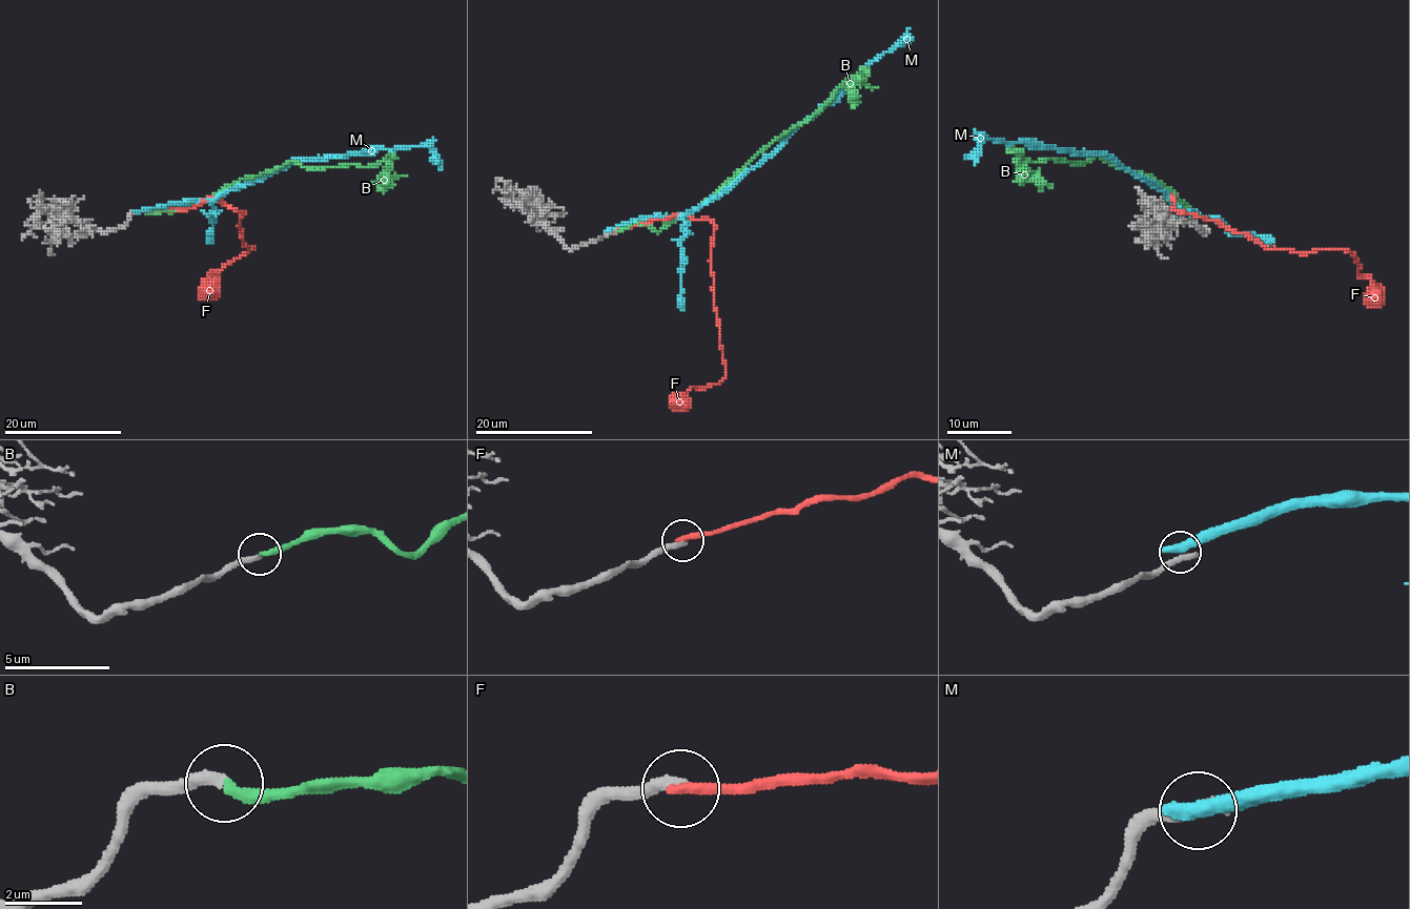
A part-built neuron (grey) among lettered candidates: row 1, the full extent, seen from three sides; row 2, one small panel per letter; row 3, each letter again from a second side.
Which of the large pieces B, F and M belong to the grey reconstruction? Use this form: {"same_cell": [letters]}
{"same_cell": ["B"]}

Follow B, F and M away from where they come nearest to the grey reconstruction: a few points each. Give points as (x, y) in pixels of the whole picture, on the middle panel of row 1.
B: (615, 231), (633, 226), (659, 230), (686, 217), (776, 139), (806, 122), (855, 76), (854, 107)
F: (614, 231), (674, 214), (706, 217), (714, 226), (710, 260), (724, 375), (717, 383), (692, 387), (676, 401)
M: (610, 231), (644, 219), (686, 217), (713, 202), (767, 160), (870, 63), (911, 37)

